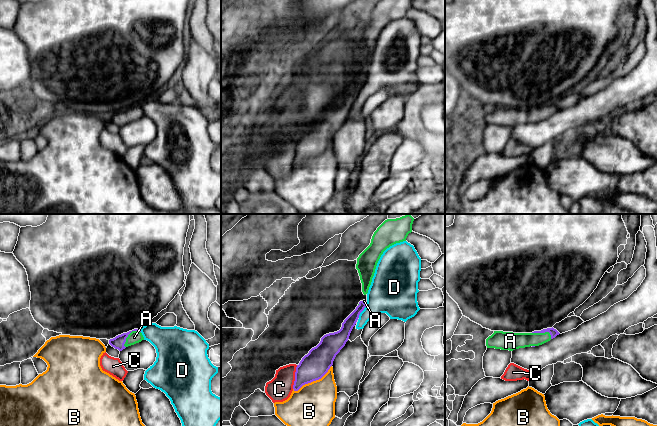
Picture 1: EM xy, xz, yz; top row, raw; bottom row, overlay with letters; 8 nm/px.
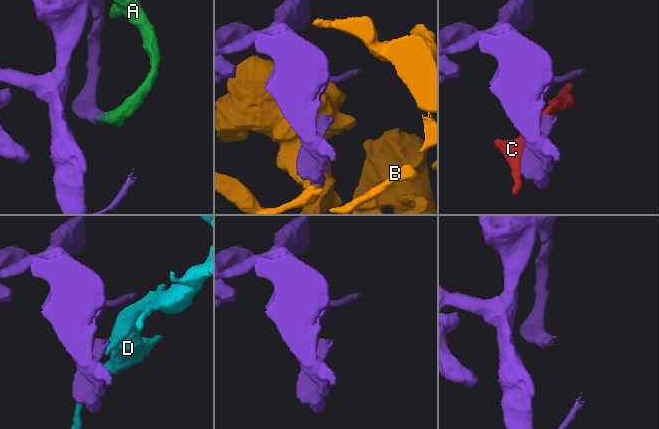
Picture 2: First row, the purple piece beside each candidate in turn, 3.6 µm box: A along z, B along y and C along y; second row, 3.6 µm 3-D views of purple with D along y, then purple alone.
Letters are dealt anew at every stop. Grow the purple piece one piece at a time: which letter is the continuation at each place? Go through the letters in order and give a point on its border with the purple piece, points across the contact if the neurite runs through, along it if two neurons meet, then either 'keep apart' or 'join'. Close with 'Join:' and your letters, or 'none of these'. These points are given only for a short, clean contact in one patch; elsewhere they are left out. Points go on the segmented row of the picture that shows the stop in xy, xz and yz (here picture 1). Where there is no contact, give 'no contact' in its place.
A: xy (127, 336) | across xy (118, 342), (121, 342), (127, 336), (134, 337) | join
B: xz (313, 380) | keep apart
C: xz (295, 377) | keep apart
D: xz (363, 309) | along xz (366, 303), (358, 317) | keep apart
Join: A

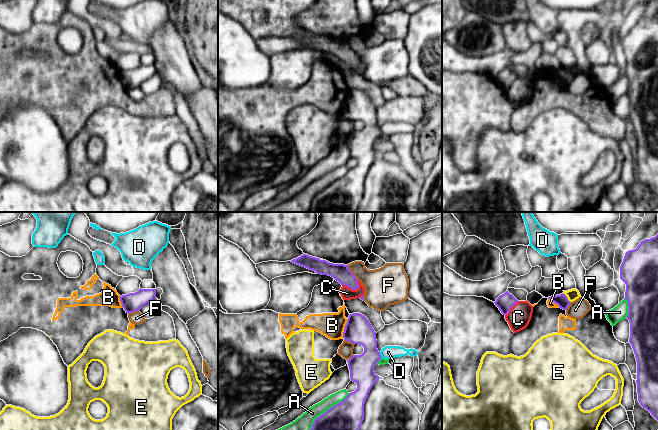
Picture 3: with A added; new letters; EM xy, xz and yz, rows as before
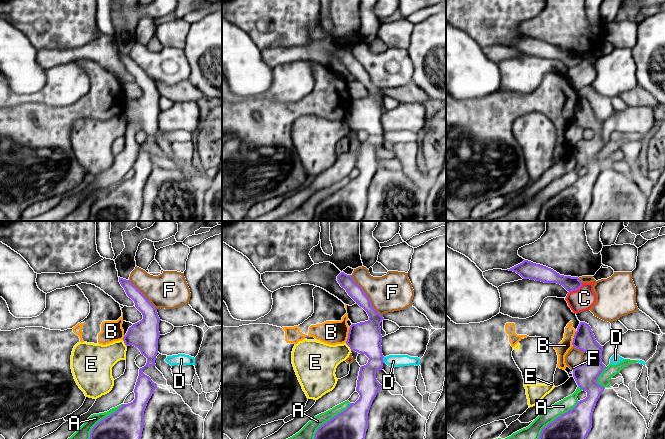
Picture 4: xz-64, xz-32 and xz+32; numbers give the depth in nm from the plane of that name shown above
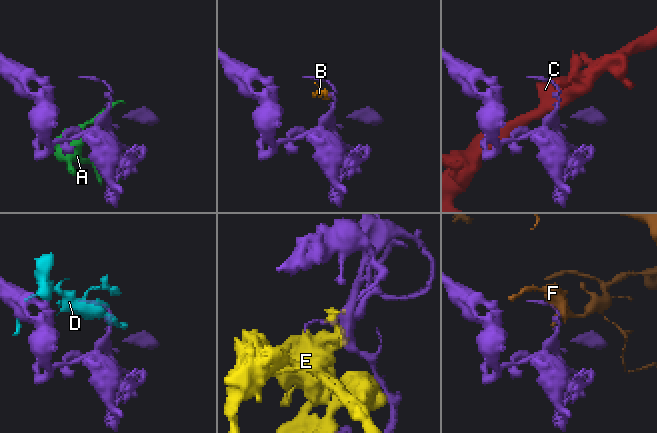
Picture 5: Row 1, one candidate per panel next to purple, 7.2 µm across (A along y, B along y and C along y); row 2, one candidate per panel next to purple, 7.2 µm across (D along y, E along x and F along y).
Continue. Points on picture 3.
A: xz (328, 409) | keep apart
B: xz (345, 328) | along xz (348, 319), (342, 337) | keep apart
C: xz (351, 288) | along xz (342, 284), (352, 289), (359, 287) | keep apart
D: xz (380, 355) | keep apart
E: yz (566, 297) | along yz (562, 293), (570, 302) | keep apart
F: xz (351, 272) | keep apart
Join: none of these

